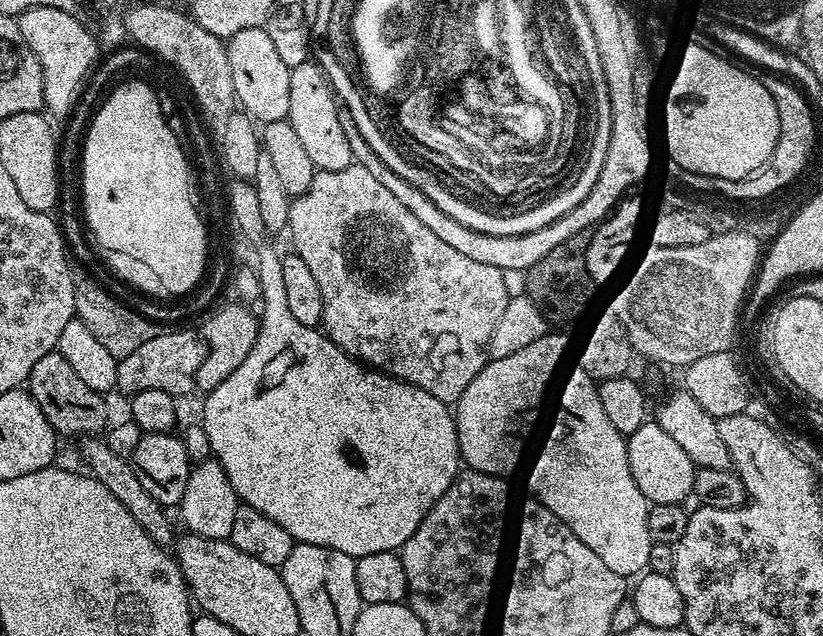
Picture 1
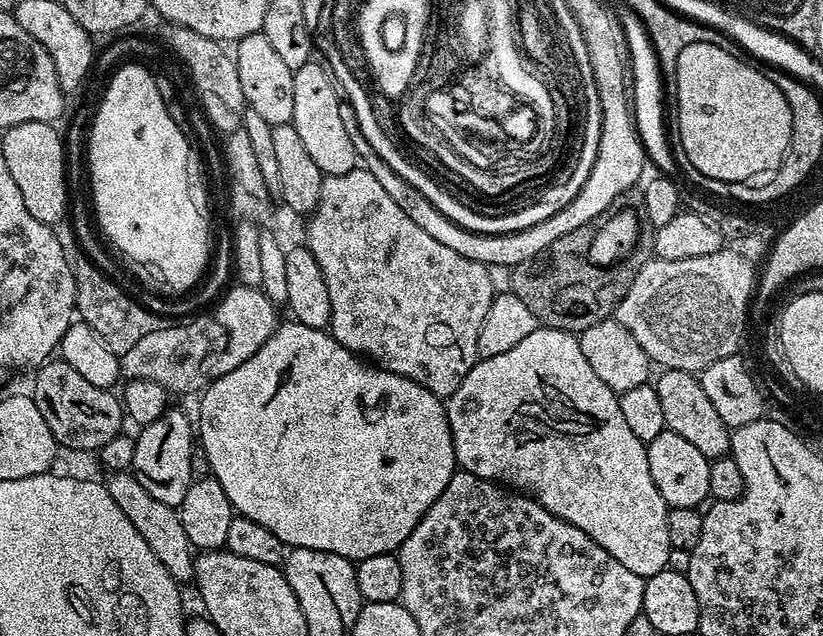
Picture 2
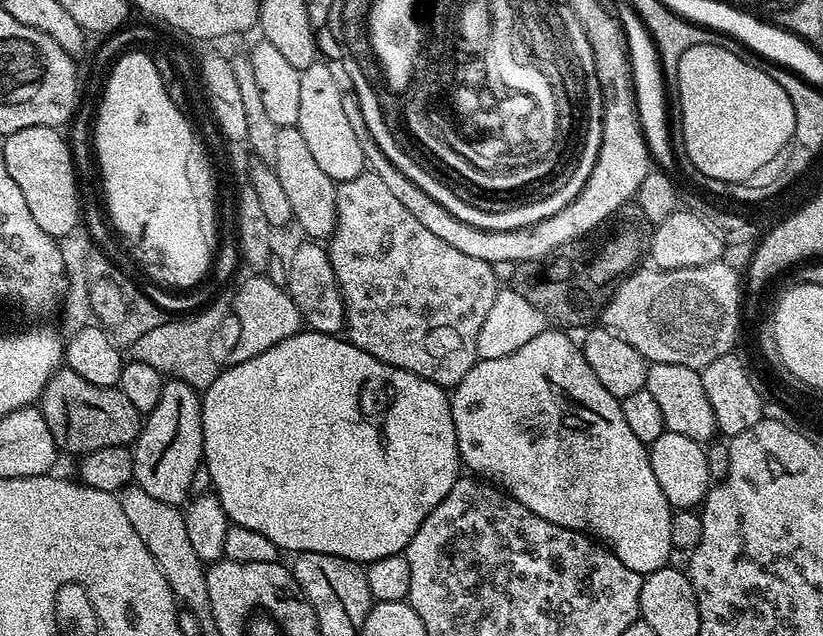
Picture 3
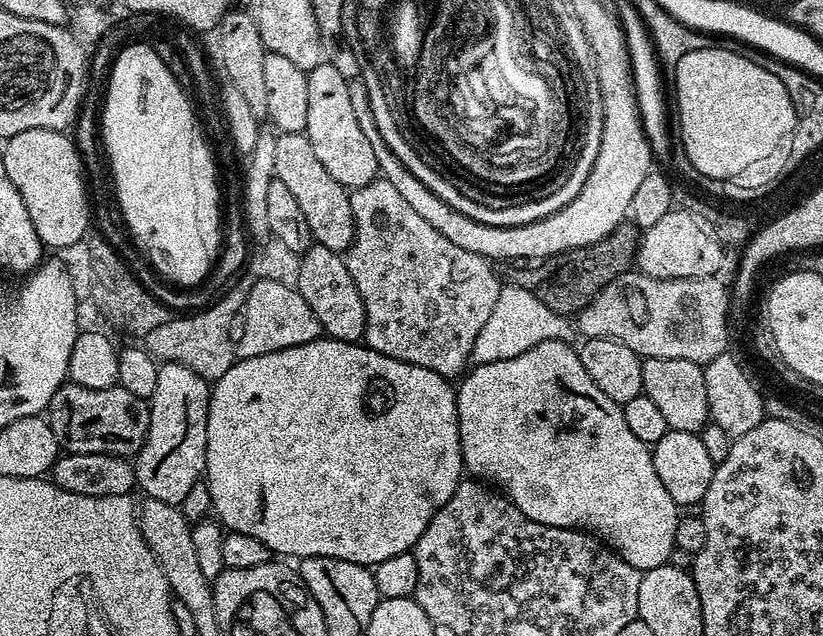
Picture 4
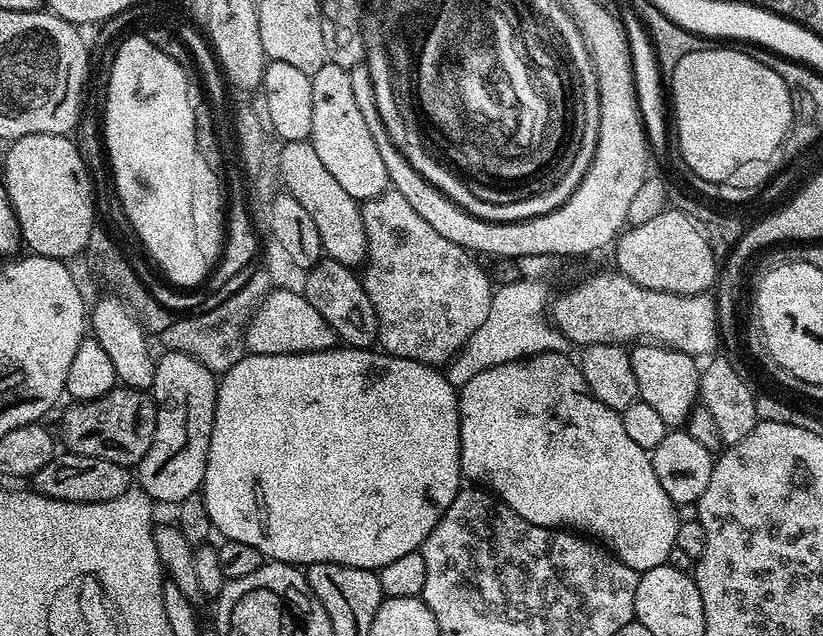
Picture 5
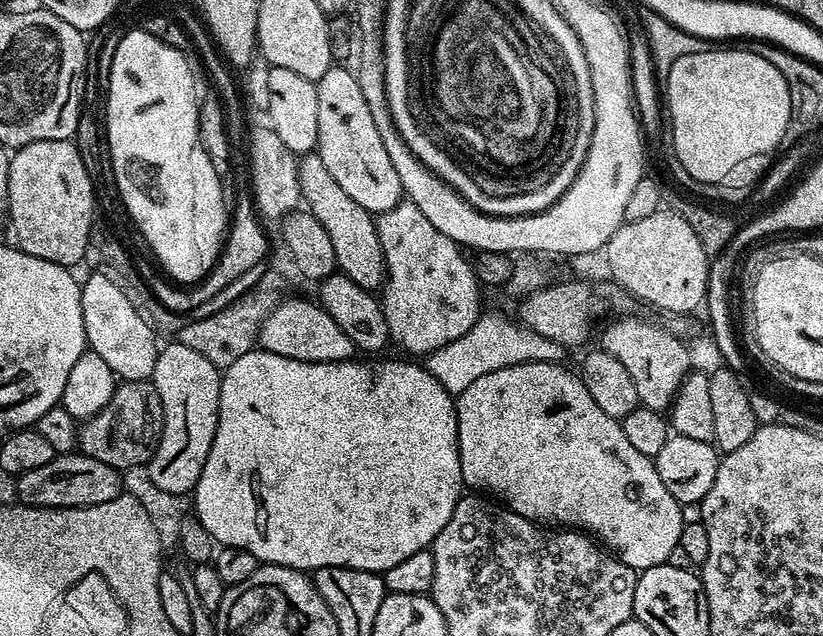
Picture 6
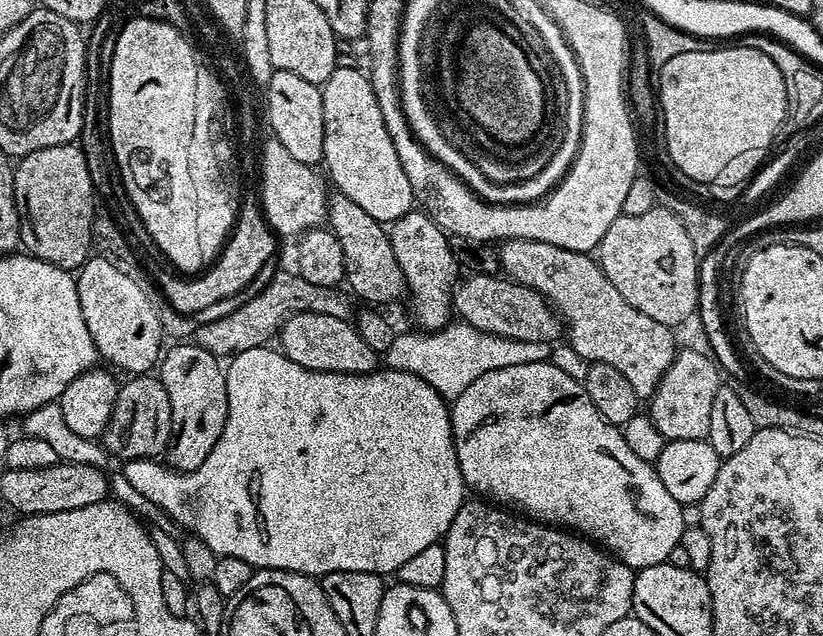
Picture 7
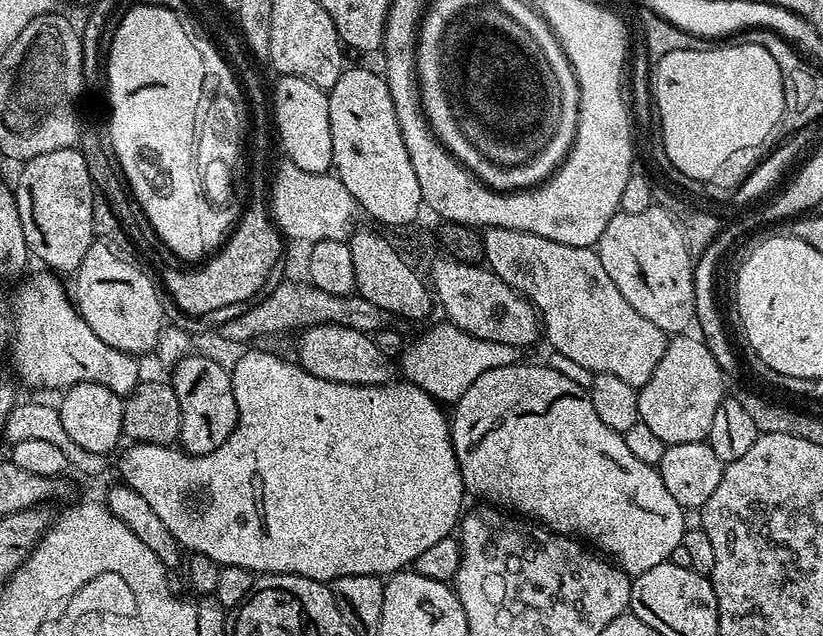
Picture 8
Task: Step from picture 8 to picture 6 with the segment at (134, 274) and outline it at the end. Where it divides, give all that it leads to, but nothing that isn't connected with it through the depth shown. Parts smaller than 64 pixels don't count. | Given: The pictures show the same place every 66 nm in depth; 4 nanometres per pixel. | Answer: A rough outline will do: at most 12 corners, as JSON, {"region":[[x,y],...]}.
{"region":[[93,271],[80,289],[87,347],[121,381],[151,380],[157,333]]}

